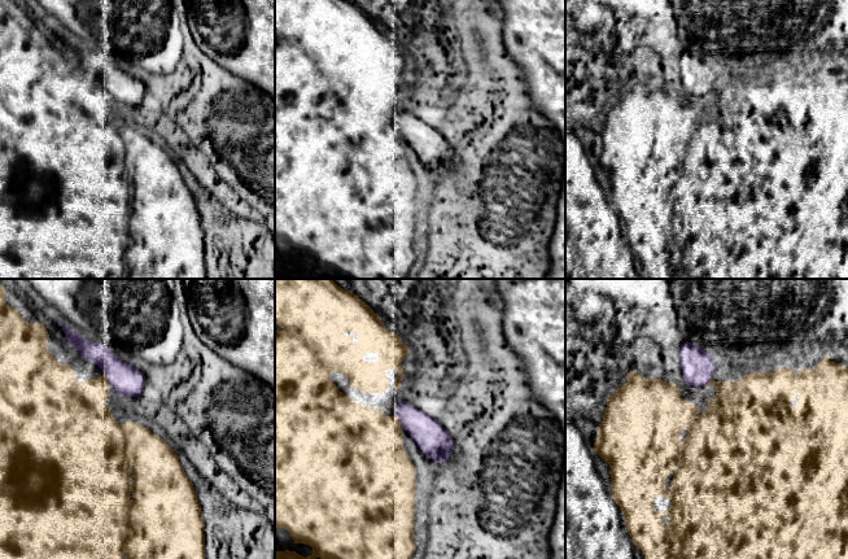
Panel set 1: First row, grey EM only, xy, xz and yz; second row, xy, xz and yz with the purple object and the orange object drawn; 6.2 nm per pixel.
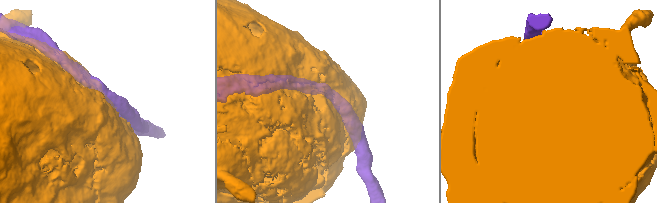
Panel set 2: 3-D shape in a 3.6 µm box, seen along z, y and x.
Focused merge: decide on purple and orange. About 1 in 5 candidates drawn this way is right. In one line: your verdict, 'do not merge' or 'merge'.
do not merge

